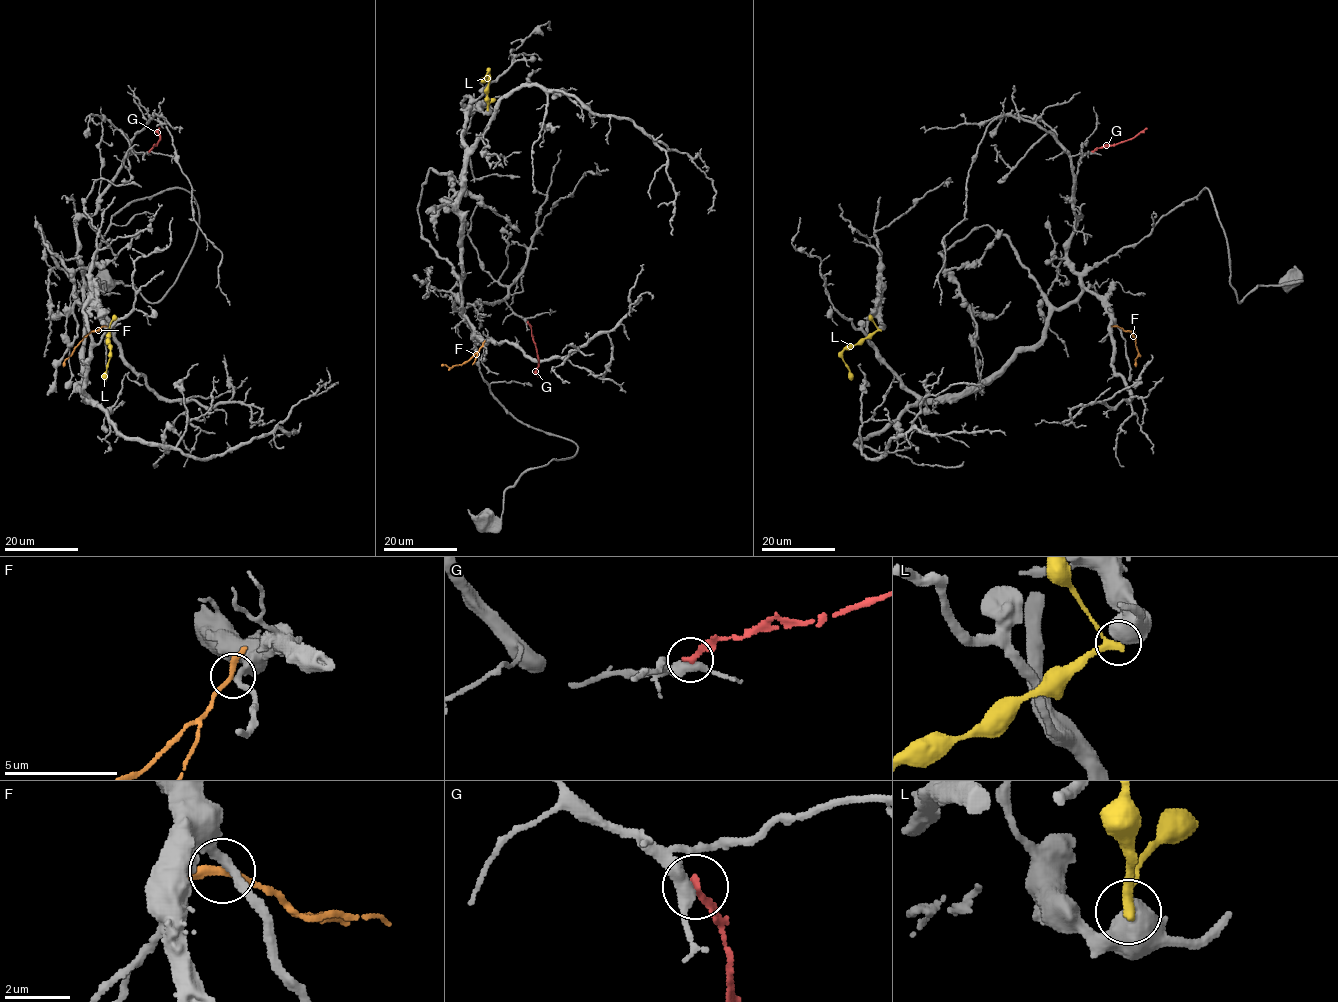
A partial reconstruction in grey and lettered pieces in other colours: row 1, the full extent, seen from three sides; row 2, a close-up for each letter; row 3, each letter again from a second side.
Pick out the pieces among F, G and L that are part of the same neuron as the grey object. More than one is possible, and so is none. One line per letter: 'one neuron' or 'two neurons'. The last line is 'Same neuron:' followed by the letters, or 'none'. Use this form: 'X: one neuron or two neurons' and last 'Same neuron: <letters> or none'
F: two neurons
G: two neurons
L: two neurons
Same neuron: none

